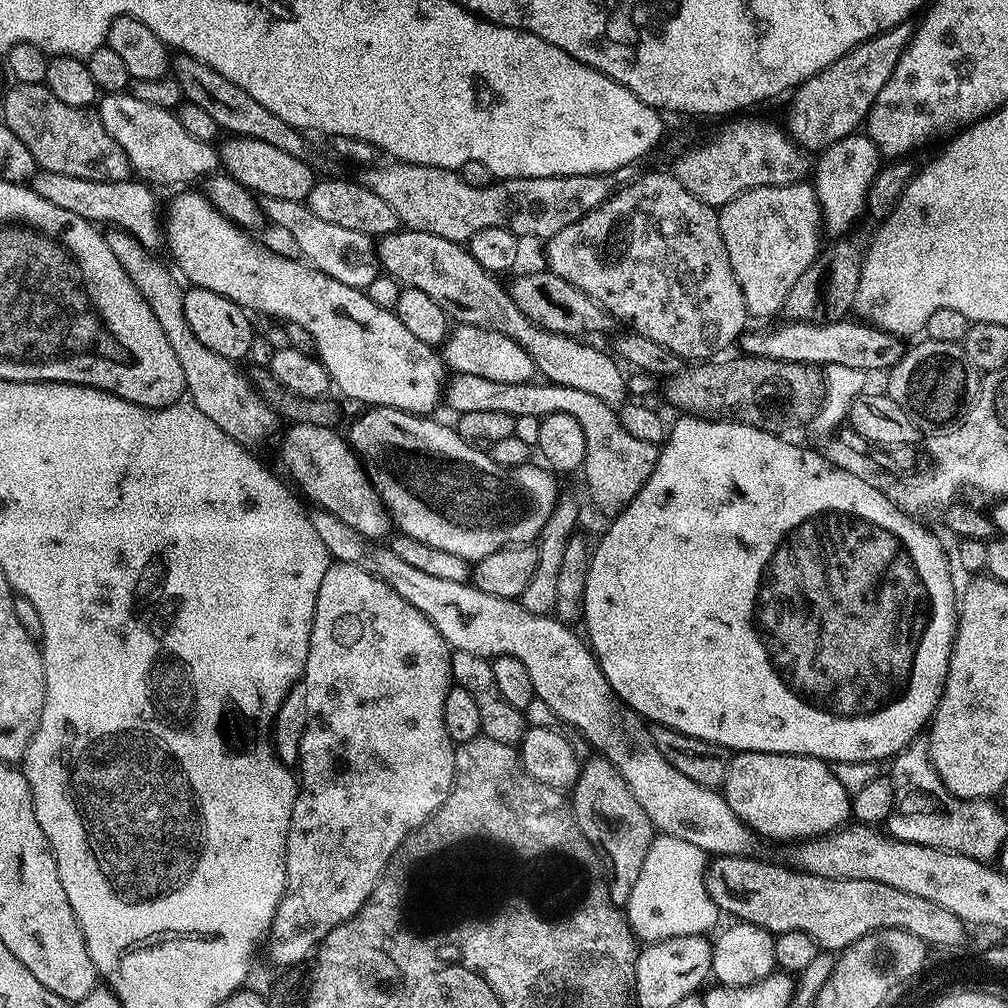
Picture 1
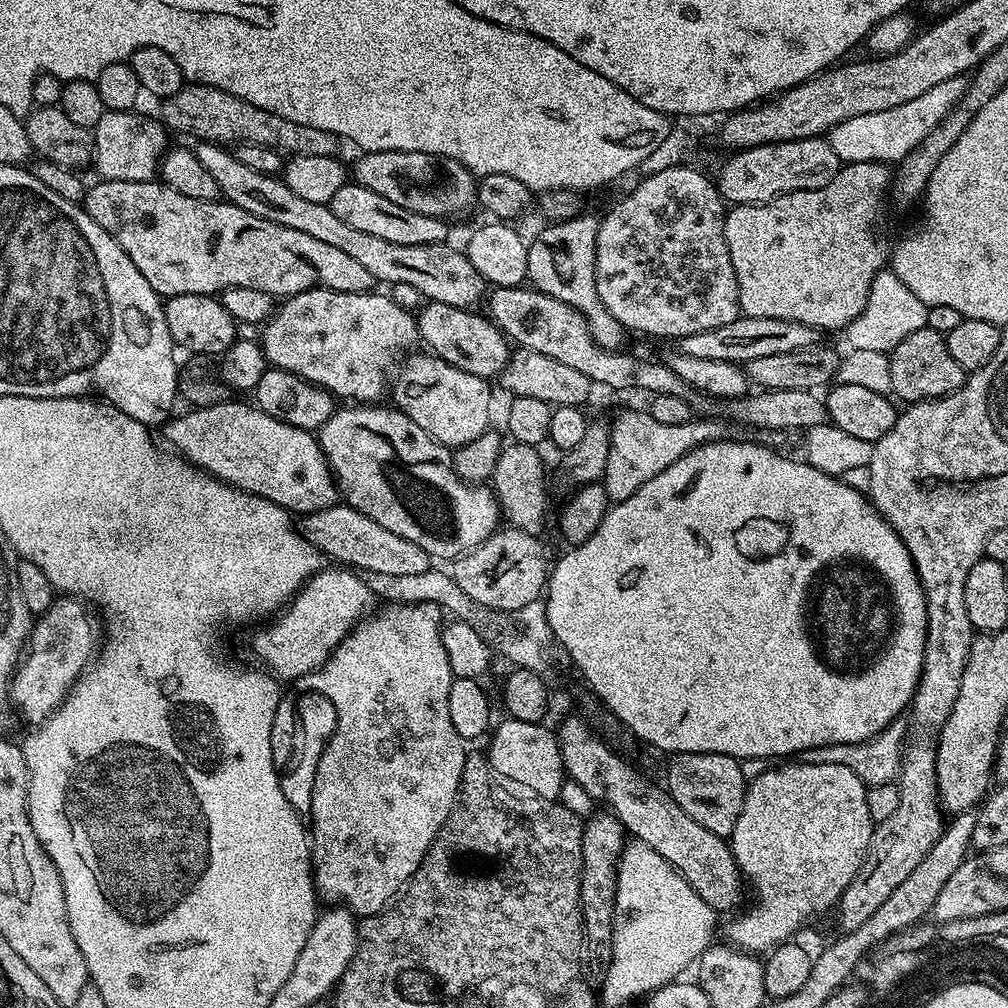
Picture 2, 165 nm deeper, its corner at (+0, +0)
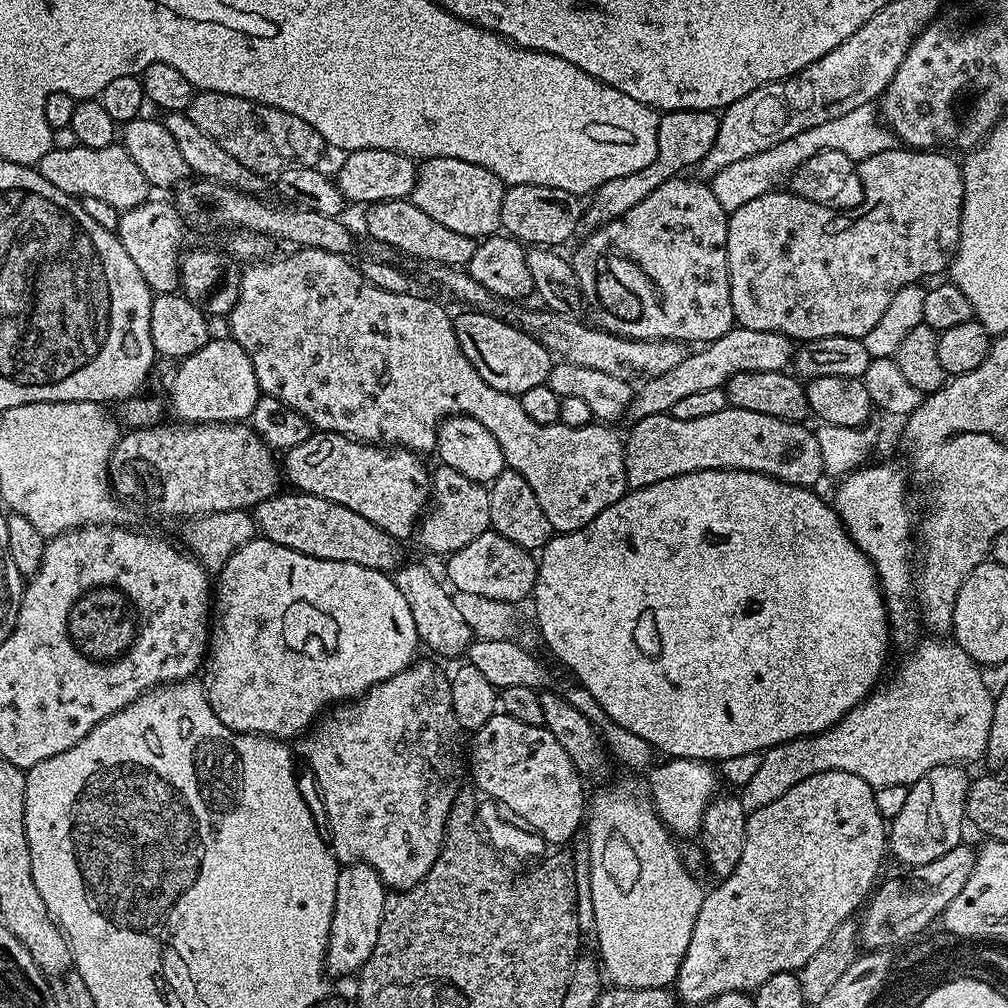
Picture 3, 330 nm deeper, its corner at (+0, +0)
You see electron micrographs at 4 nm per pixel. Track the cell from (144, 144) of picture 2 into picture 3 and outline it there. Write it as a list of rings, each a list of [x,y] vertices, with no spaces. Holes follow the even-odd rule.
[[[123,143],[102,146],[102,150],[74,147],[58,149],[52,147],[40,159],[38,170],[50,186],[58,186],[68,196],[77,198],[98,198],[101,202],[110,202],[110,206],[118,209],[133,208],[149,199],[150,186],[146,178],[142,178],[142,170],[134,163],[134,158],[126,154]]]

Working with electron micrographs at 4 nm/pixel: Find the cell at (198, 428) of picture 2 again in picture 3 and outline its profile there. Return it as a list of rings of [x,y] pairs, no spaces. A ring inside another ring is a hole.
[[[161,422],[151,428],[133,428],[121,435],[120,441],[116,444],[116,449],[112,451],[112,457],[108,463],[108,478],[112,485],[113,493],[121,501],[123,501],[122,499],[129,500],[130,503],[137,504],[142,511],[149,512],[152,516],[184,516],[183,518],[195,518],[198,516],[209,516],[212,512],[242,512],[251,510],[256,505],[266,502],[266,498],[275,496],[281,491],[282,485],[280,485],[280,480],[282,484],[282,468],[278,463],[277,453],[269,448],[266,442],[262,442],[260,435],[247,423],[186,424],[172,422],[169,428],[167,428],[166,424]]]

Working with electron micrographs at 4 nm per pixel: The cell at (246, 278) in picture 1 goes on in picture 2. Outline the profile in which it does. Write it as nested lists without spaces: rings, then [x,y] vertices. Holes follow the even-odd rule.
[[[409,355],[399,365],[390,384],[390,400],[392,396],[391,403],[401,412],[406,413],[411,420],[418,422],[418,426],[422,426],[422,430],[426,430],[426,434],[433,436],[439,444],[444,444],[449,450],[455,450],[466,446],[466,442],[474,442],[474,438],[489,431],[491,424],[488,423],[492,420],[492,388],[488,384],[491,383],[483,376],[475,376],[446,362],[441,356],[427,355]]]

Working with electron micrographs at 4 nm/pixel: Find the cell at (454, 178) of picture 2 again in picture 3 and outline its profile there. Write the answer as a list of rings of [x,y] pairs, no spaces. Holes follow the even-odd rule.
[[[430,158],[416,169],[416,185],[410,199],[418,210],[434,218],[434,222],[479,242],[501,231],[505,187],[498,174],[486,170],[486,166],[474,166],[474,162],[462,162],[462,158]]]

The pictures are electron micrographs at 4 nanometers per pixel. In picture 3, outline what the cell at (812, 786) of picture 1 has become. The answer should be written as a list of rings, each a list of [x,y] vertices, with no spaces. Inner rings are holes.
[[[826,770],[822,774],[814,774],[810,778],[798,782],[798,786],[790,786],[790,790],[786,790],[786,794],[782,794],[782,798],[770,802],[770,806],[762,806],[762,810],[748,813],[742,859],[739,860],[734,874],[719,881],[715,885],[717,888],[709,887],[705,891],[702,910],[698,910],[698,919],[695,920],[694,931],[690,934],[690,946],[686,946],[686,958],[682,958],[682,966],[676,975],[675,995],[683,1003],[685,1000],[688,1004],[703,1006],[722,994],[751,993],[760,988],[762,982],[766,982],[766,978],[774,978],[774,974],[796,972],[802,966],[806,966],[806,962],[810,962],[810,958],[814,958],[814,954],[818,954],[818,950],[822,950],[822,946],[826,946],[826,942],[830,942],[830,934],[834,934],[834,930],[838,930],[838,926],[842,926],[842,922],[853,919],[861,911],[862,905],[878,883],[878,877],[881,875],[881,873],[879,874],[880,863],[884,860],[884,852],[886,856],[886,822],[882,818],[882,814],[878,814],[878,806],[874,802],[874,790],[866,782],[862,782],[862,778],[858,778],[854,774],[846,774],[842,770]]]

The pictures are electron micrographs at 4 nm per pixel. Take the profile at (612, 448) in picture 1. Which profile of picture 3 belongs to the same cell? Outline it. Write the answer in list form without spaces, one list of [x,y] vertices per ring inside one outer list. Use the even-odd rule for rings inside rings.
[[[729,406],[706,418],[683,420],[670,414],[647,416],[635,421],[631,427],[624,440],[624,461],[629,489],[654,486],[654,482],[662,482],[666,478],[698,470],[746,470],[773,476],[787,484],[797,484],[800,488],[812,488],[824,476],[822,449],[818,447],[815,431],[811,427],[804,428],[808,426],[803,423],[791,424],[785,420],[770,418],[770,414],[754,414],[754,410]]]

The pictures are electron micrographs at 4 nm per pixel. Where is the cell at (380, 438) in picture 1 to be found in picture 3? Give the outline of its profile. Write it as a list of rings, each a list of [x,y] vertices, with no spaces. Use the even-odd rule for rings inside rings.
[[[316,430],[302,446],[283,453],[282,472],[295,491],[338,502],[338,506],[362,514],[362,518],[404,542],[411,532],[413,535],[430,499],[430,472],[420,460],[407,448],[366,444],[337,432]]]

